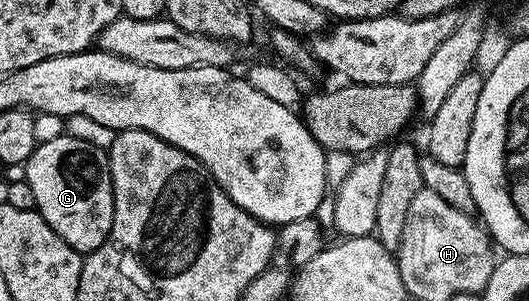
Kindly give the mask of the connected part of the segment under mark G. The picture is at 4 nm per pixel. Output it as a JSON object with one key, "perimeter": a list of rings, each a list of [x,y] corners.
{"perimeter":[[[60,133],[60,138],[40,141],[25,163],[25,180],[35,196],[35,209],[80,254],[92,254],[101,248],[113,228],[115,197],[111,183],[111,163],[104,147],[77,140],[72,134]]]}

